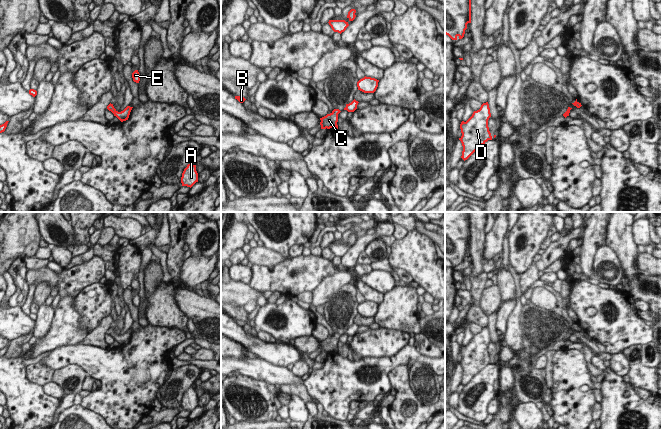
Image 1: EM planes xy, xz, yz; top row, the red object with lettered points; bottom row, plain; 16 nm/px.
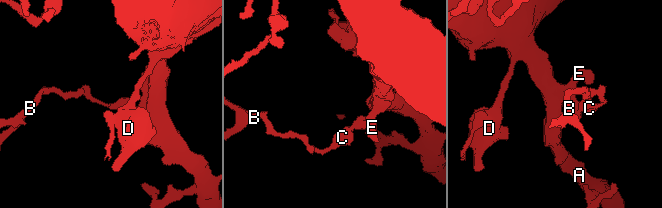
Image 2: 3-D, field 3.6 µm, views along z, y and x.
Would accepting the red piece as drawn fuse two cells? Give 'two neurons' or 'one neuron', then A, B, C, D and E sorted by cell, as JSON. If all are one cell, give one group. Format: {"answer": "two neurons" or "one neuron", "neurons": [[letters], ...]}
{"answer": "one neuron", "neurons": [["A", "B", "C", "D", "E"]]}

